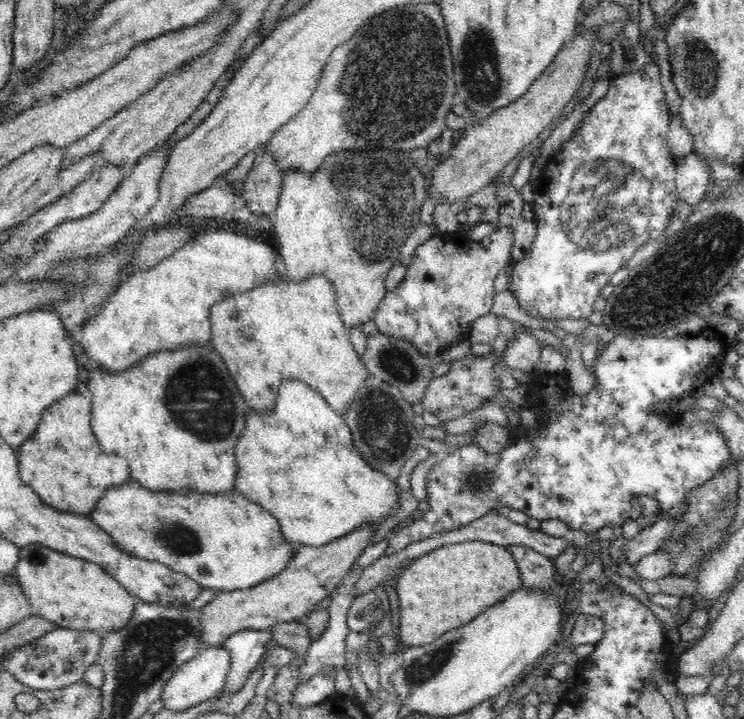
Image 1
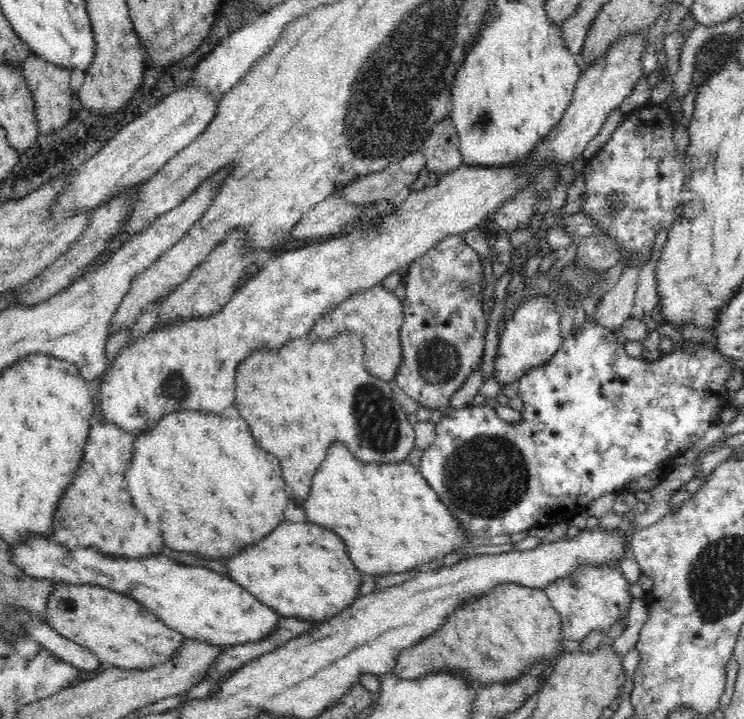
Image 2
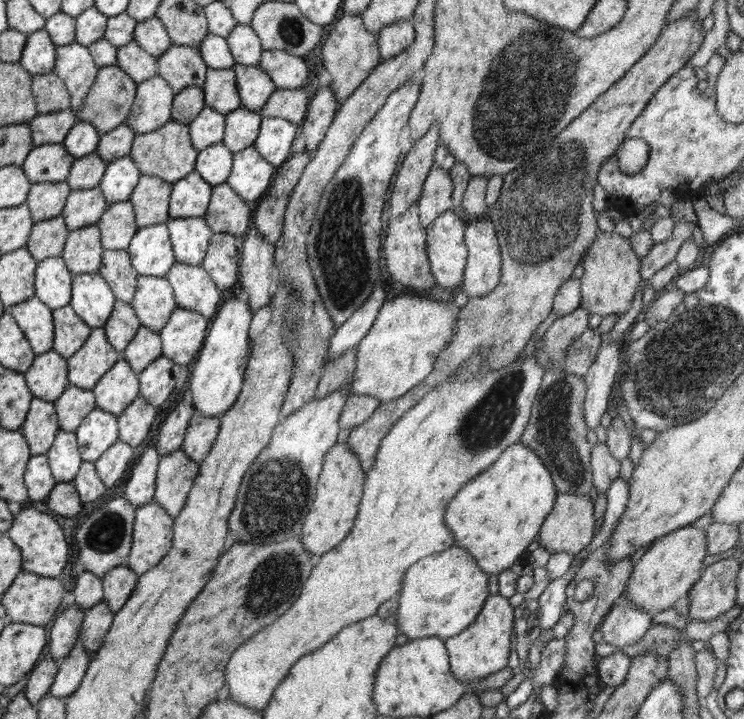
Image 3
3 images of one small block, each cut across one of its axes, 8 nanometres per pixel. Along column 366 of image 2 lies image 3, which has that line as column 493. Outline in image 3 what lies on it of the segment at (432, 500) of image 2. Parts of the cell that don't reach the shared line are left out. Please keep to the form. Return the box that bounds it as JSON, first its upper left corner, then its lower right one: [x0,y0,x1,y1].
[444,442,557,575]

